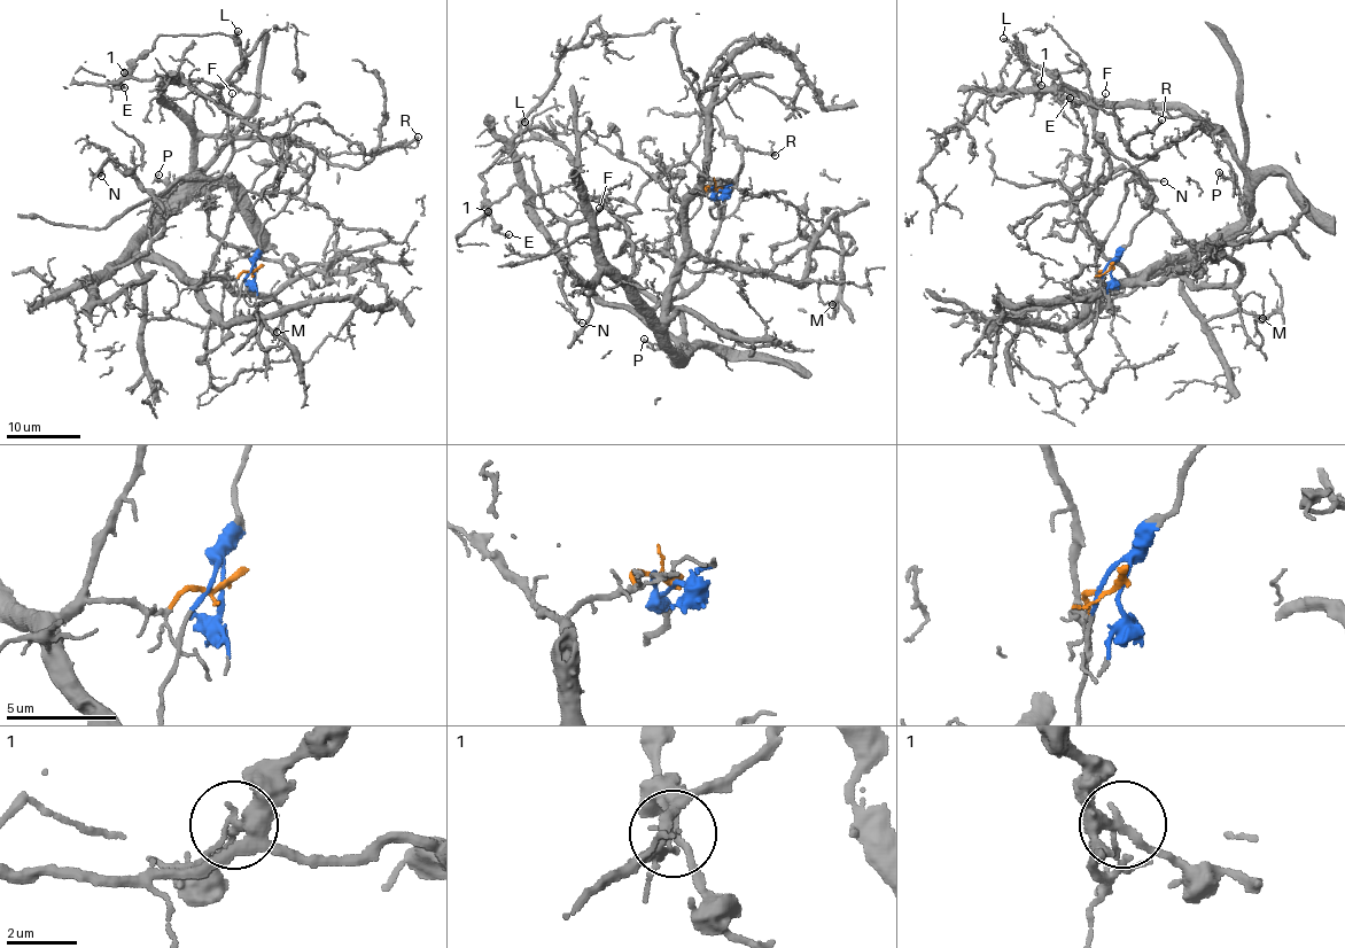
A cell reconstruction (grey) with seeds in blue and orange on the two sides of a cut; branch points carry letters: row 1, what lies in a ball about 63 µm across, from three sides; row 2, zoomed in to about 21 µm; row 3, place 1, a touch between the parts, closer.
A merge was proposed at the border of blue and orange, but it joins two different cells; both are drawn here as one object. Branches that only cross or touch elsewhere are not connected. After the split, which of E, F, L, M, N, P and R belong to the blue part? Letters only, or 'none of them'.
E, F, L

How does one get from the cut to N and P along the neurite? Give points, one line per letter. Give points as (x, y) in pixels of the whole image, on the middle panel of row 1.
N: (718, 192), (687, 196), (659, 320), (629, 282), (620, 218), (600, 208), (569, 226), (562, 296), (582, 324)
P: (718, 192), (706, 187), (687, 196), (683, 212), (683, 257), (666, 328), (677, 358), (644, 337)

